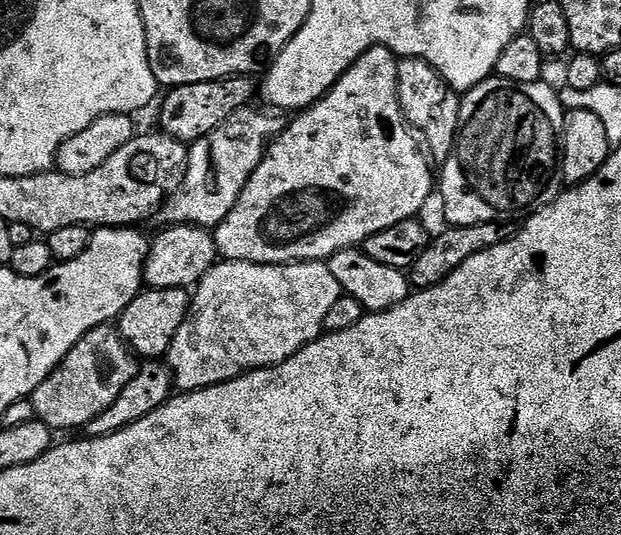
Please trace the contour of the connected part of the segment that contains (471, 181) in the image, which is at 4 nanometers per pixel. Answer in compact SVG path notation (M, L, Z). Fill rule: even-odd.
M491 75L487 80L482 81L478 86L474 86L469 92L463 93L460 101L461 125L456 134L456 146L450 157L451 163L456 163L456 168L460 172L444 172L438 176L438 196L444 199L444 216L448 219L449 225L461 228L462 226L474 226L482 222L494 222L495 220L504 222L508 216L516 216L519 212L527 213L529 209L545 208L547 204L556 201L557 196L562 191L562 137L564 135L564 114L565 107L560 102L557 89L552 89L545 82L534 84L519 84L504 80L498 75Z

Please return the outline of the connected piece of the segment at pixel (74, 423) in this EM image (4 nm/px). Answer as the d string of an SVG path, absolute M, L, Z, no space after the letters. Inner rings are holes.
M100 324L66 354L66 358L37 386L34 400L44 407L42 419L49 428L83 429L126 390L138 371L138 360L115 327Z

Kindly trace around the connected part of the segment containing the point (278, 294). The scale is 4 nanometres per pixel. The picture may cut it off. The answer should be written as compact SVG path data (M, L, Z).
M224 260L213 264L210 271L200 279L200 283L195 285L192 307L188 310L188 319L185 320L183 328L178 330L178 334L174 334L174 342L168 348L166 363L172 369L175 387L180 392L196 392L200 388L209 388L215 384L224 384L227 380L245 376L256 368L275 368L277 364L290 358L310 342L320 339L325 331L326 316L341 295L342 289L338 278L334 278L334 274L330 274L327 263L318 260L298 260L295 264L255 264L245 260Z

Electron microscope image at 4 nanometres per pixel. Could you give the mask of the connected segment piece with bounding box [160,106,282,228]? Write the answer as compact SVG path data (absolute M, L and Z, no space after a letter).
M253 107L240 108L226 123L190 146L188 163L181 182L169 193L160 208L164 224L192 224L215 228L237 204L241 190L263 160L266 145L282 128L272 116Z

